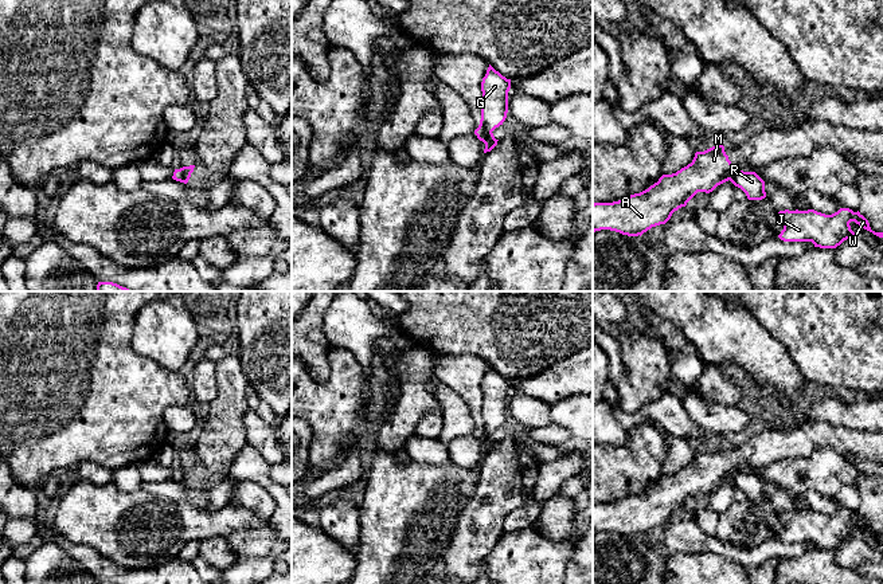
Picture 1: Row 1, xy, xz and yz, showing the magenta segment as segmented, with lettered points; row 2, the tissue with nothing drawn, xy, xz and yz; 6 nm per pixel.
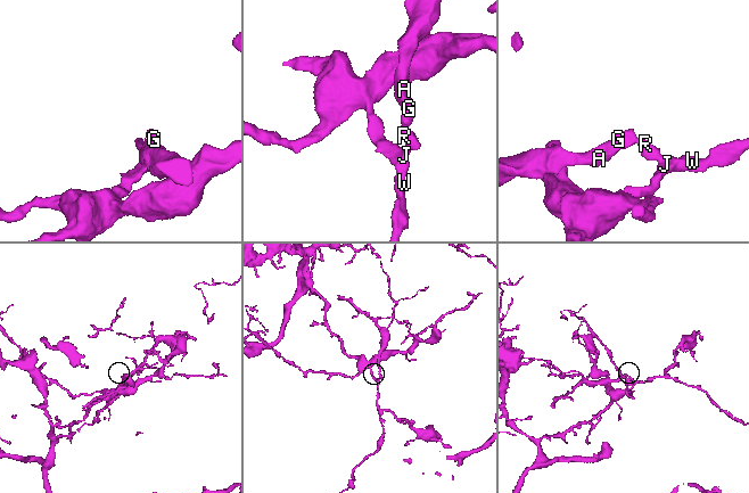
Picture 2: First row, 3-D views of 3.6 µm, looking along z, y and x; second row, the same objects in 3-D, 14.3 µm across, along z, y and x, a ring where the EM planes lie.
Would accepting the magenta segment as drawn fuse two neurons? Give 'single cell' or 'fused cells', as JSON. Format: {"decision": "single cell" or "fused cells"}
{"decision": "single cell"}

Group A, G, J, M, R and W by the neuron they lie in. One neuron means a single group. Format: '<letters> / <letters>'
A G J M R W

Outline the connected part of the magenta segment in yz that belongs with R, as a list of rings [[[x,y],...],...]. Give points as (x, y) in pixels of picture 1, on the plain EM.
[[[722,444],[696,452],[691,465],[676,474],[663,475],[648,490],[613,503],[593,505],[593,533],[610,530],[628,537],[641,537],[652,528],[665,525],[672,514],[698,493],[712,493],[731,482],[749,501],[766,498],[765,482],[755,473],[735,470]]]

